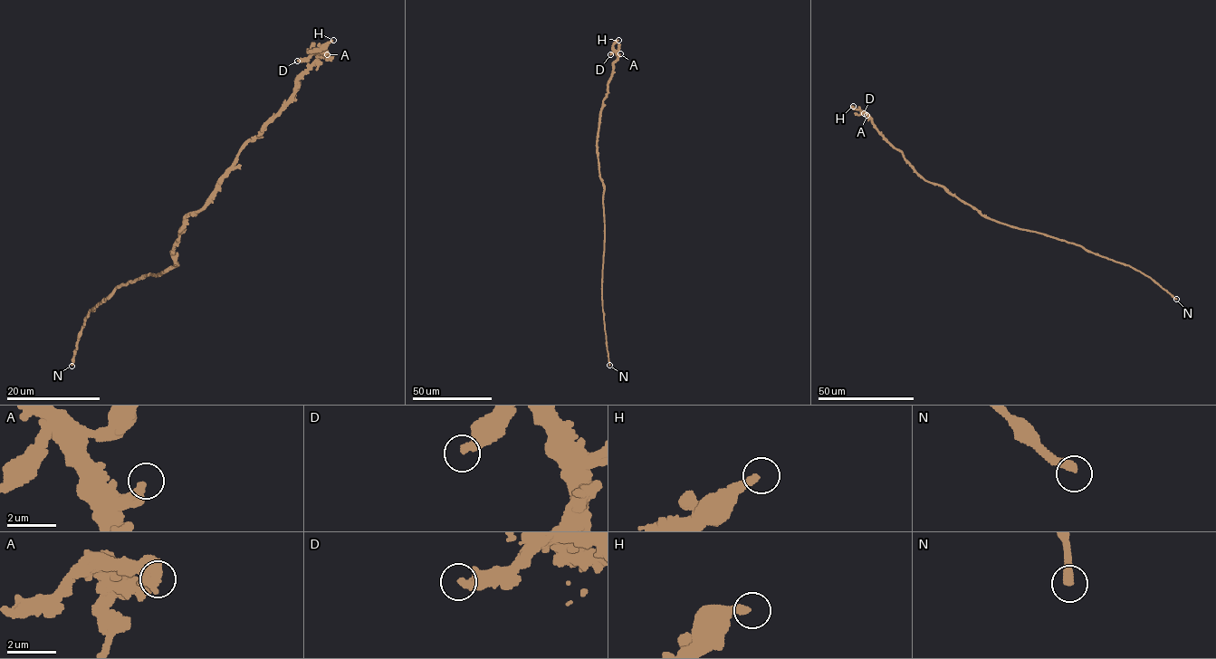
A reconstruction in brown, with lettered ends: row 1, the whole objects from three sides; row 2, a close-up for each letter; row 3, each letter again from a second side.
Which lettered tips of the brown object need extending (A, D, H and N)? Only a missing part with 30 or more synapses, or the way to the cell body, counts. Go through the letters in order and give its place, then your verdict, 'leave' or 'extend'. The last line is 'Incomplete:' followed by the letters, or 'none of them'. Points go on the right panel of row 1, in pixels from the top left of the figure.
A: at (866, 115); leave
D: at (864, 113); leave
H: at (853, 106); leave
N: at (1176, 299); extend
Incomplete: N

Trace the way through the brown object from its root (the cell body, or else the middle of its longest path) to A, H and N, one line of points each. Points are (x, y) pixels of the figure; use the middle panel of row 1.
A: (604, 190), (597, 144), (598, 120), (612, 65), (620, 53)
H: (604, 190), (596, 141), (599, 112), (617, 57), (613, 45), (618, 40)
N: (604, 190), (602, 296), (609, 365)

